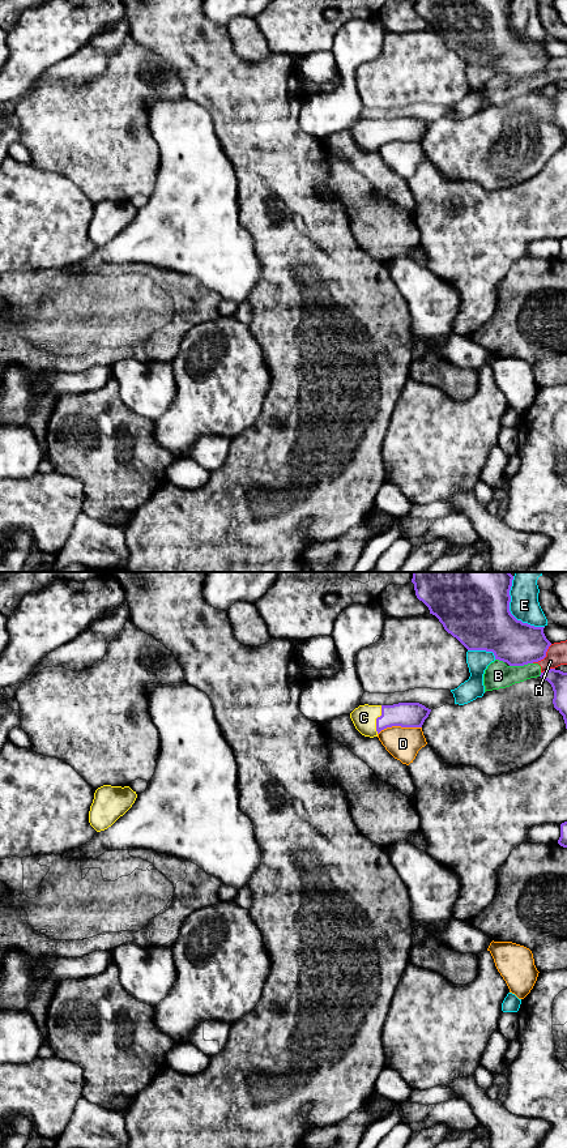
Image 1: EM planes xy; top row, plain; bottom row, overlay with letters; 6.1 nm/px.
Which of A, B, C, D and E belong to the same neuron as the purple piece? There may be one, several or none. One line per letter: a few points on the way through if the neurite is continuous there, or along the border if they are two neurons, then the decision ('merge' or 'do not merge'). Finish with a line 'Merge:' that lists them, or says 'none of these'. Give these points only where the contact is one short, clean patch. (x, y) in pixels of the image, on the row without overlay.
A: do not merge
B: do not merge
C: runs through xy (406, 129), (382, 131), (376, 135), (363, 132); merge
D: do not merge
E: do not merge
Merge: C

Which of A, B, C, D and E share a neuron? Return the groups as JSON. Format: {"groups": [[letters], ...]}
{"groups": [["A", "B"], ["C"], ["D"], ["E"]]}

